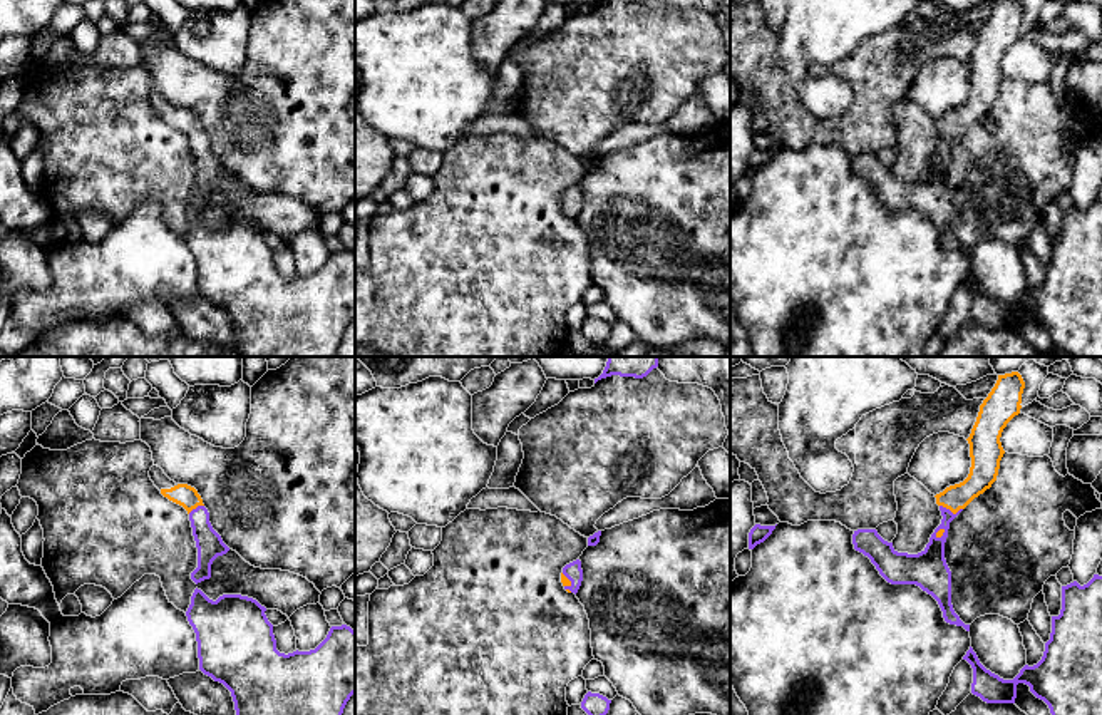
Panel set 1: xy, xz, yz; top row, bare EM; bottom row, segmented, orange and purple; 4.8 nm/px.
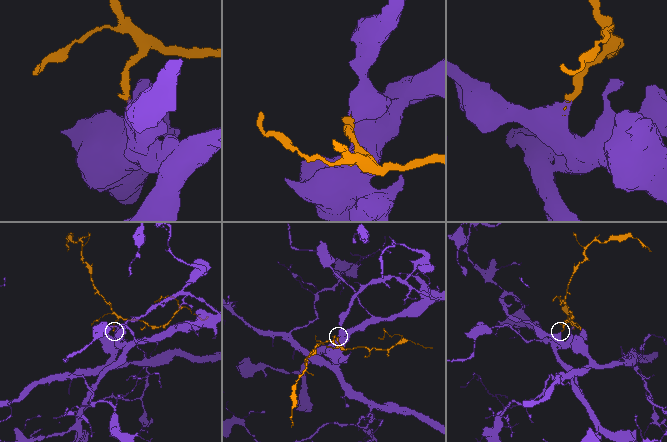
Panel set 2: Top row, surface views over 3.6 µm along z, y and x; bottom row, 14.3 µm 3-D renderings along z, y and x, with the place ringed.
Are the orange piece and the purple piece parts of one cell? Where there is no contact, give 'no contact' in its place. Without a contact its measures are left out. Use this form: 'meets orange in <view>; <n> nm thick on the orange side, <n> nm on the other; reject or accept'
meets orange in yz; 140 nm thick on the orange side, 110 nm on the other; accept

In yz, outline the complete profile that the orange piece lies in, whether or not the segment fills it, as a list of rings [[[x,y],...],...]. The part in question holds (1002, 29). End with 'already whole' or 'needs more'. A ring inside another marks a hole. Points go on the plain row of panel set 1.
[[[998,0],[966,64],[970,99],[963,107],[935,121],[943,144],[921,177],[898,177],[876,154],[857,154],[852,159],[854,174],[868,181],[888,208],[919,211],[938,226],[946,248],[963,251],[966,256],[970,249],[960,244],[951,229],[951,196],[945,184],[945,167],[950,147],[996,105],[1005,79],[1000,62],[1007,49],[1020,39],[1023,13],[1022,0]]]; needs more

